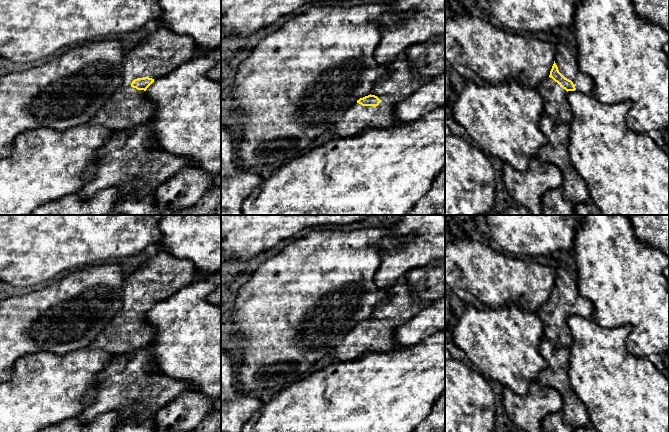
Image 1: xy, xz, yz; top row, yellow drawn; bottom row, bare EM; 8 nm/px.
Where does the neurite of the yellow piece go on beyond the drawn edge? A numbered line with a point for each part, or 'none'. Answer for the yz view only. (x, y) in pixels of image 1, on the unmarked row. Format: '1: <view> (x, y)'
1: yz (567, 287)
2: yz (556, 328)

